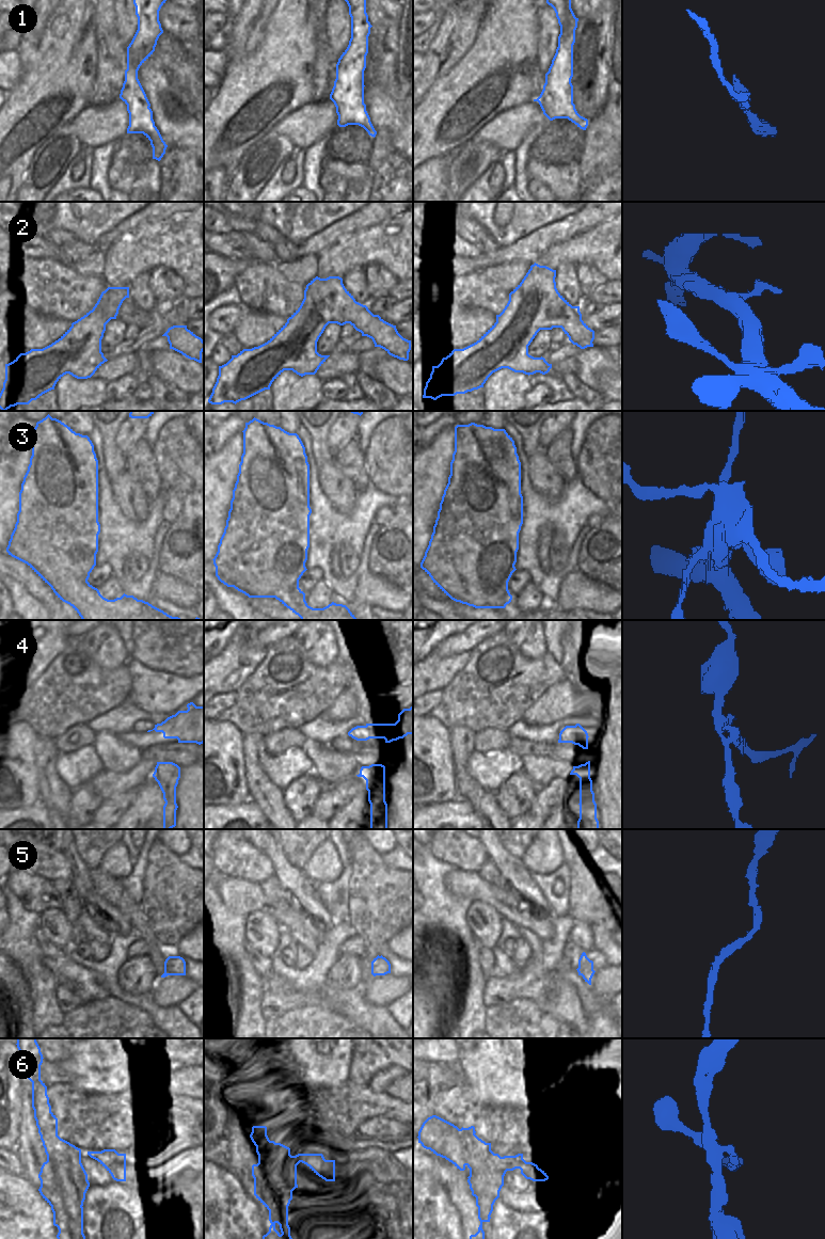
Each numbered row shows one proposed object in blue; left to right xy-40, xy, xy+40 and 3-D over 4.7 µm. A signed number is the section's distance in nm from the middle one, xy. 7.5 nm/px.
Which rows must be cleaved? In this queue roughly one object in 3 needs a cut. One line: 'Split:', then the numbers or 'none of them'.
Split: 1, 3, 4, 6

